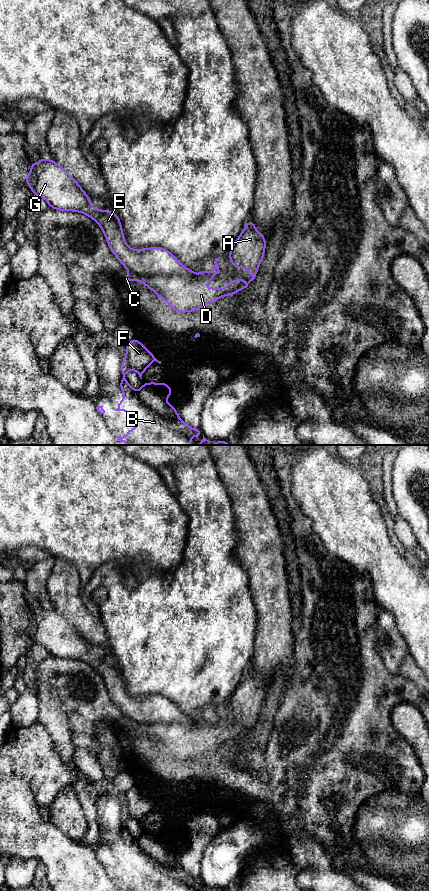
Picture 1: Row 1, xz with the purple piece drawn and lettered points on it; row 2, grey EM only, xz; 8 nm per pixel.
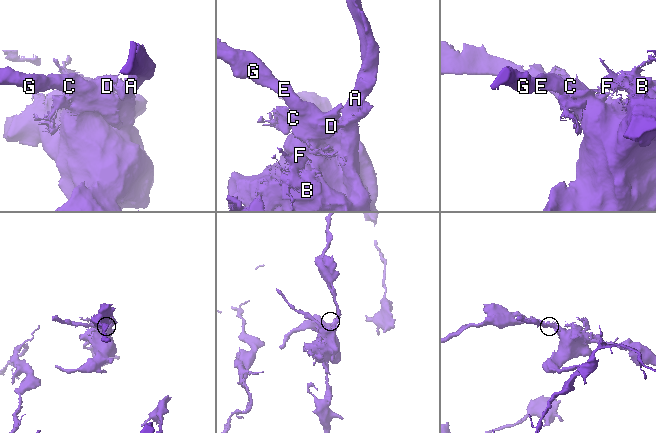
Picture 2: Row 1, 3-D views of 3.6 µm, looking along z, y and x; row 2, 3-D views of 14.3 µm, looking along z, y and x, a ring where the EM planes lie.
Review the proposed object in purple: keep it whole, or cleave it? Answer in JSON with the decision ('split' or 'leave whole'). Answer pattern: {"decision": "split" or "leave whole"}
{"decision": "split"}

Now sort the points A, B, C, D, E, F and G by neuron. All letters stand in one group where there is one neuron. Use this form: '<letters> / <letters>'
A C E G / B D F

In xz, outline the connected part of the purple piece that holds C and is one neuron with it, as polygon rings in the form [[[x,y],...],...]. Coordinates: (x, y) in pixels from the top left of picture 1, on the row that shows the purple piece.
[[[44,156],[37,163],[31,162],[31,170],[25,181],[31,188],[33,195],[46,200],[49,206],[55,210],[80,212],[92,218],[102,229],[109,245],[110,251],[117,257],[124,268],[131,274],[124,275],[125,281],[136,281],[149,276],[162,276],[168,278],[179,276],[186,280],[192,280],[196,273],[182,266],[181,262],[168,250],[161,247],[149,247],[146,249],[131,249],[125,242],[123,229],[119,216],[110,210],[99,210],[90,204],[90,197],[80,187],[78,182],[70,174],[58,165],[52,158],[46,160]]]

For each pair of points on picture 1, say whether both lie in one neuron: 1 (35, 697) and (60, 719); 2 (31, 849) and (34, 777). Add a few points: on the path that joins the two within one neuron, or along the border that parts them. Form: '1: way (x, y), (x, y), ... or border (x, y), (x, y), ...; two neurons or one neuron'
1: way (41, 700), (54, 713); one neuron
2: way (31, 831), (31, 795); one neuron

